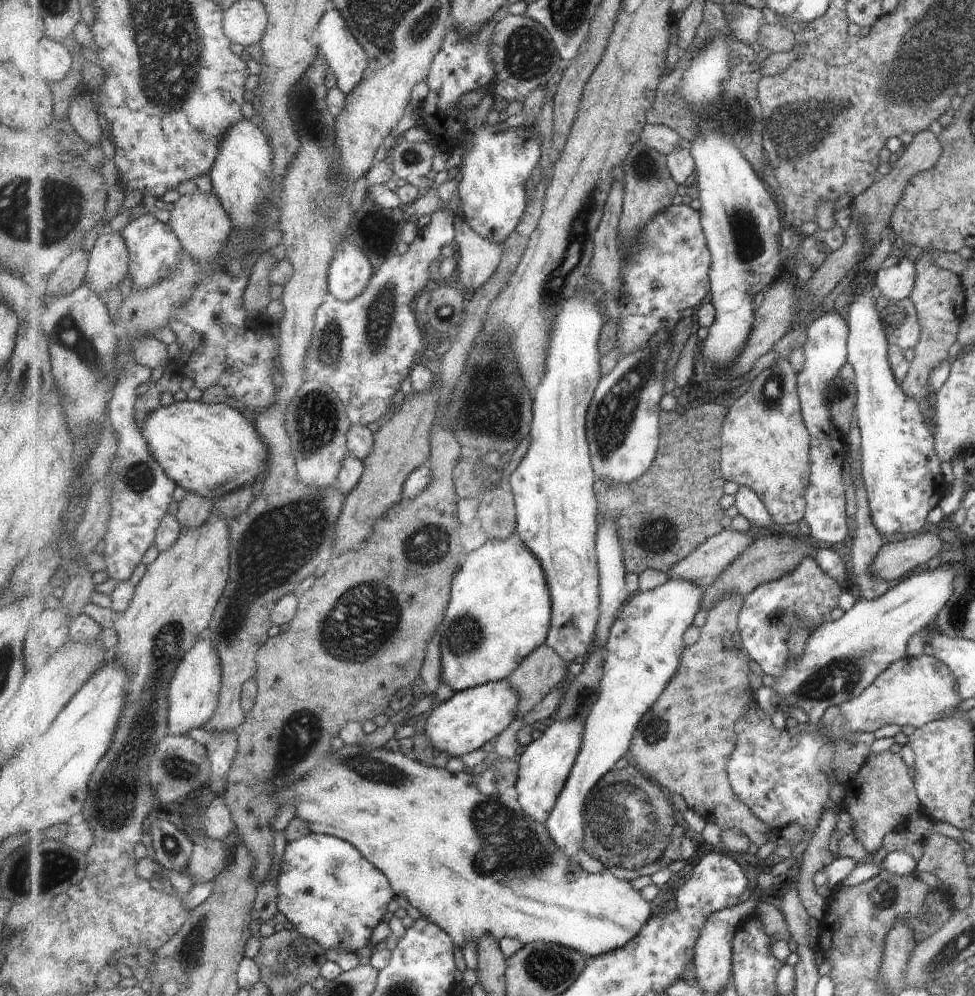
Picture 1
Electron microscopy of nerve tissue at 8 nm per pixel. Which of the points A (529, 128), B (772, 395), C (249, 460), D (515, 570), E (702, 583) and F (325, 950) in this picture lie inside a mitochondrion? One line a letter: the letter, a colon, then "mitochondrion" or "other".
A: other
B: mitochondrion
C: other
D: other
E: other
F: other

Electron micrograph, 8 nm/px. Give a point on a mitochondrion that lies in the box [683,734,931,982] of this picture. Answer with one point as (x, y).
(885, 893)

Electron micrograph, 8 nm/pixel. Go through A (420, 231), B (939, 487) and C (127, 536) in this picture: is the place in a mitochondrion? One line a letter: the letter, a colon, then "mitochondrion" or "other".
A: other
B: other
C: other

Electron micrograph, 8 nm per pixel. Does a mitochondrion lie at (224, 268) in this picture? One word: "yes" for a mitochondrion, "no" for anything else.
no

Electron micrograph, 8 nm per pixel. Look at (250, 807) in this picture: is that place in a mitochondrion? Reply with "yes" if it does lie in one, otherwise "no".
no

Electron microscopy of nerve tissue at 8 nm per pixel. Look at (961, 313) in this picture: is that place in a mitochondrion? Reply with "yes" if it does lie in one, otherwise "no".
no

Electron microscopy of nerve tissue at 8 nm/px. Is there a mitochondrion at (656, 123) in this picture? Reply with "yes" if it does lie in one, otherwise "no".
no

